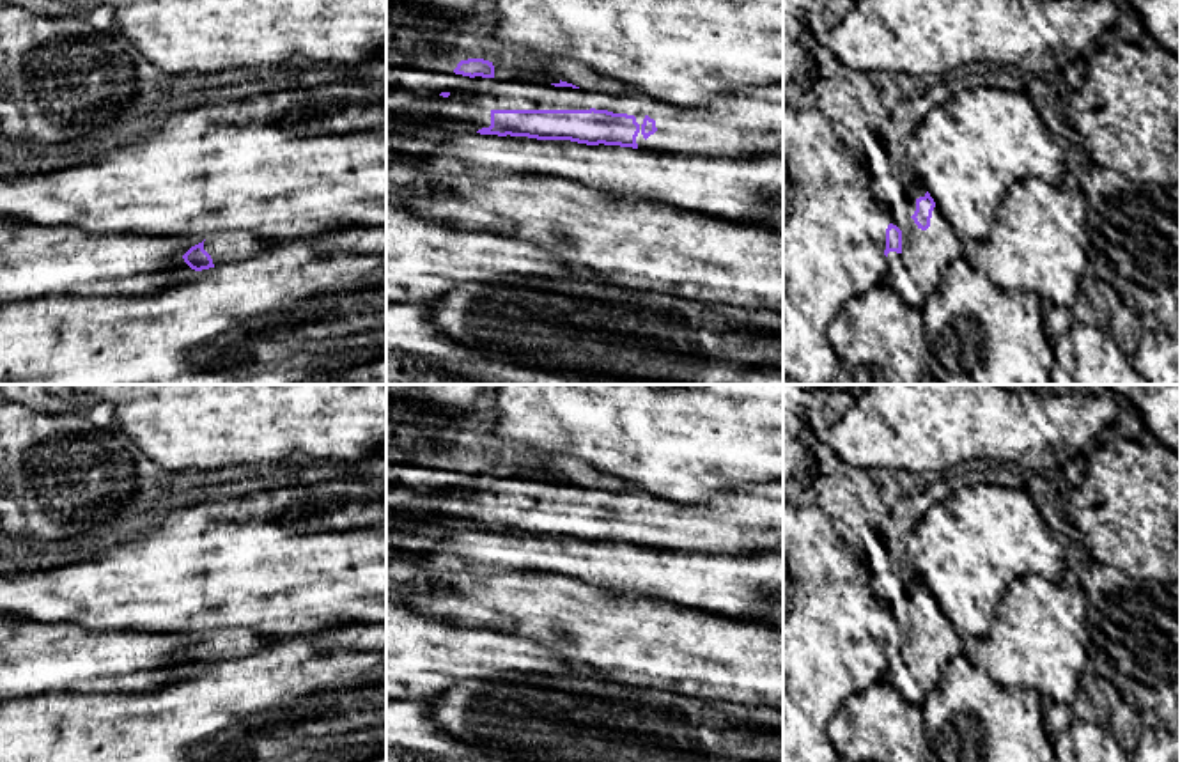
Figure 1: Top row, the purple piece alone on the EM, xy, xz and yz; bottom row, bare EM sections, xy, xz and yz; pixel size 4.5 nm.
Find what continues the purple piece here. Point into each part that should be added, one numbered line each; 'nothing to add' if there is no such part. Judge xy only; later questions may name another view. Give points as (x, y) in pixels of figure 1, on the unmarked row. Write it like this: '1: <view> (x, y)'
1: xy (231, 644)

